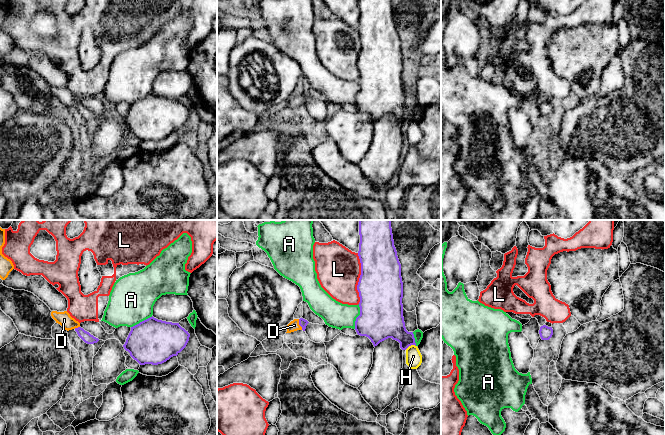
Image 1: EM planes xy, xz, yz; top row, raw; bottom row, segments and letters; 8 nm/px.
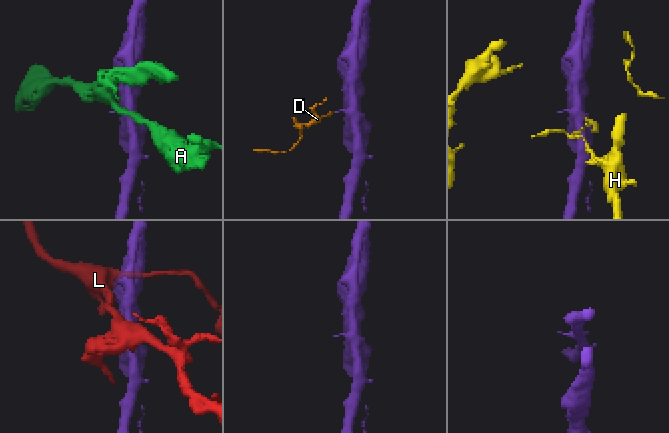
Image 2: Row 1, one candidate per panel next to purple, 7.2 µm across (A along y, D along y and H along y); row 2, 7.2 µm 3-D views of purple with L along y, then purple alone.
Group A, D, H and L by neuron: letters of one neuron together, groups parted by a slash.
A / D / H / L

